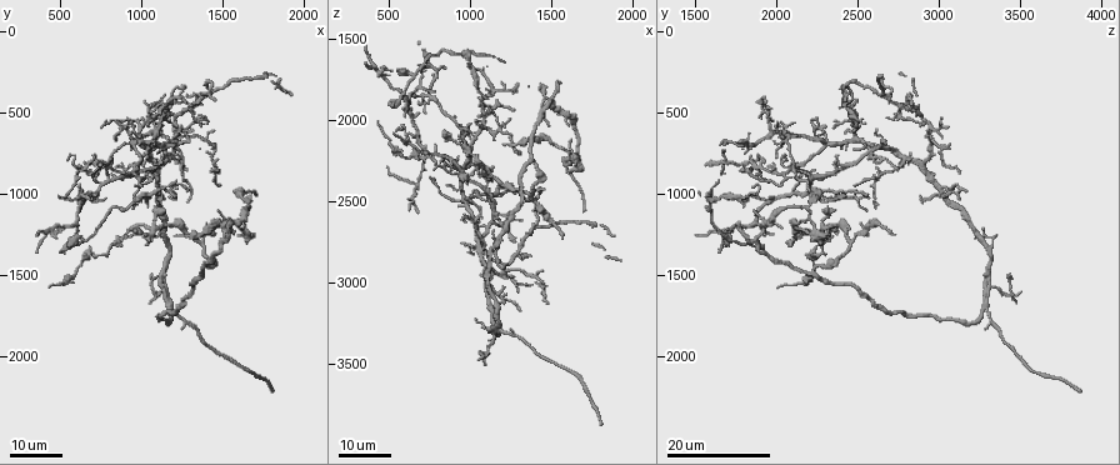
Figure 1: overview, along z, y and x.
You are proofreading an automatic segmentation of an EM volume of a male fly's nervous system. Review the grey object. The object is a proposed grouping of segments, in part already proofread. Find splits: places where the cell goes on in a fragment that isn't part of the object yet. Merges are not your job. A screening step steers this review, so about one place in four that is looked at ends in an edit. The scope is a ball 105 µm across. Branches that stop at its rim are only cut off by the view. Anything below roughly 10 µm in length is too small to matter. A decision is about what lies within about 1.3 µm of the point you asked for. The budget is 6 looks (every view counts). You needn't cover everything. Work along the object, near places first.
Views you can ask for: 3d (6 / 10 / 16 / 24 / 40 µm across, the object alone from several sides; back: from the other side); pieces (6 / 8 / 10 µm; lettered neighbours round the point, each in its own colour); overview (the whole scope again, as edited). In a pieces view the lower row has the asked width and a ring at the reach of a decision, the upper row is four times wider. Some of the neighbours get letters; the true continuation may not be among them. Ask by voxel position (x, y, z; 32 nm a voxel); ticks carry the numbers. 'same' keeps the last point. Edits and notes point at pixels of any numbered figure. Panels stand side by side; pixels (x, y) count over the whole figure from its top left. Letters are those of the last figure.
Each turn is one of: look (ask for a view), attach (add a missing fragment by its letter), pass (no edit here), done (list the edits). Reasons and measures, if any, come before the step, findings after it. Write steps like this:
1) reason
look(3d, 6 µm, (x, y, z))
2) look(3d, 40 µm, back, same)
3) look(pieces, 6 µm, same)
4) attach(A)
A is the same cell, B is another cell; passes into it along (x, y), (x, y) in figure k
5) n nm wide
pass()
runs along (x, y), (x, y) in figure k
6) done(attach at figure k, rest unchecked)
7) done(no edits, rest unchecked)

tapers out
look(3d, 24 µm, (1500, 880, 3120))

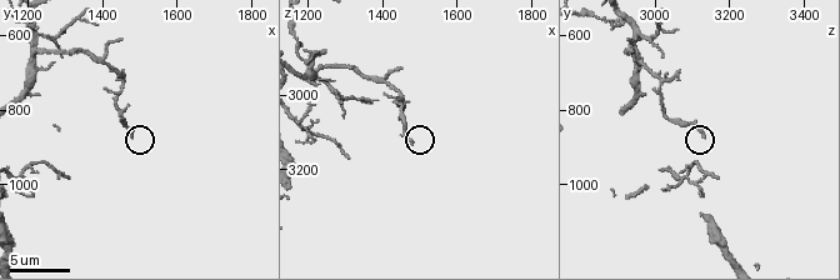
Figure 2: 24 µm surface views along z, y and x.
look(3d, 6 µm, (1480, 870, 3130))

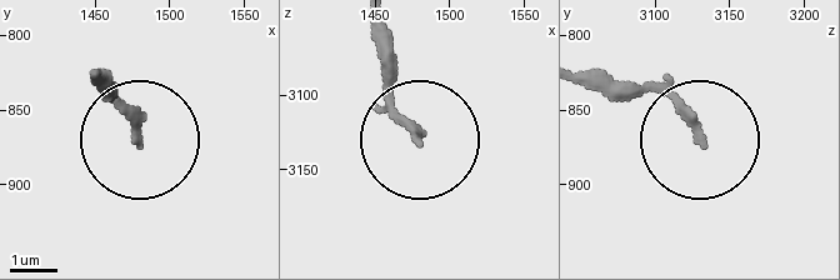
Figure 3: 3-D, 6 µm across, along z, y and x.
see the neighbours
look(pieces, 8 µm, (1478, 868, 3130))

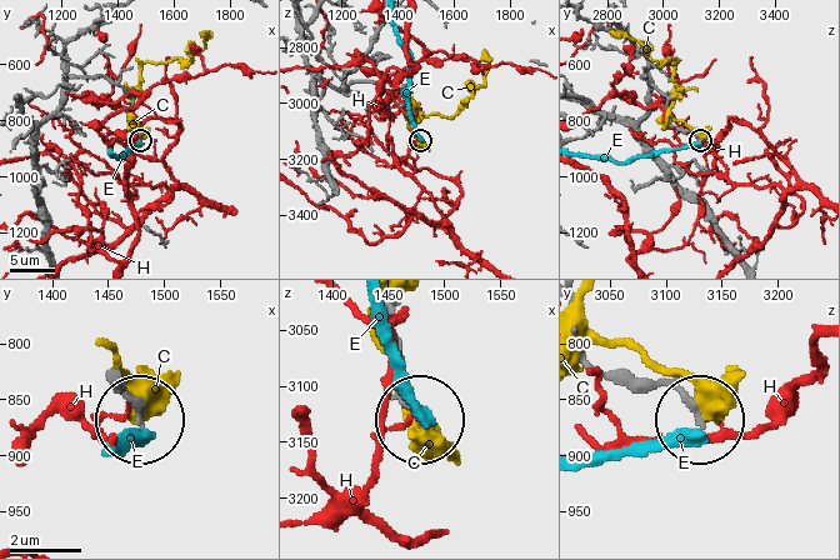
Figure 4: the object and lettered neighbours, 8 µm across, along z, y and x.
pass()
C, E and H are other cells; no lettered fragment goes on from it

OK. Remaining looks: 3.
thin end
look(3d, 16 µm, (1120, 1000, 2900))

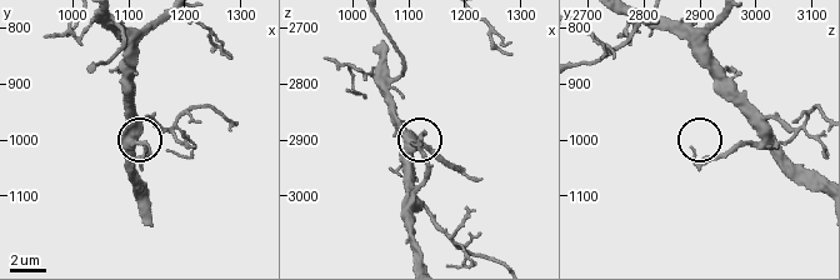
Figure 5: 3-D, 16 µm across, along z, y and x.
what lies round it
look(pieces, 6 µm, (1125, 1020, 2885))

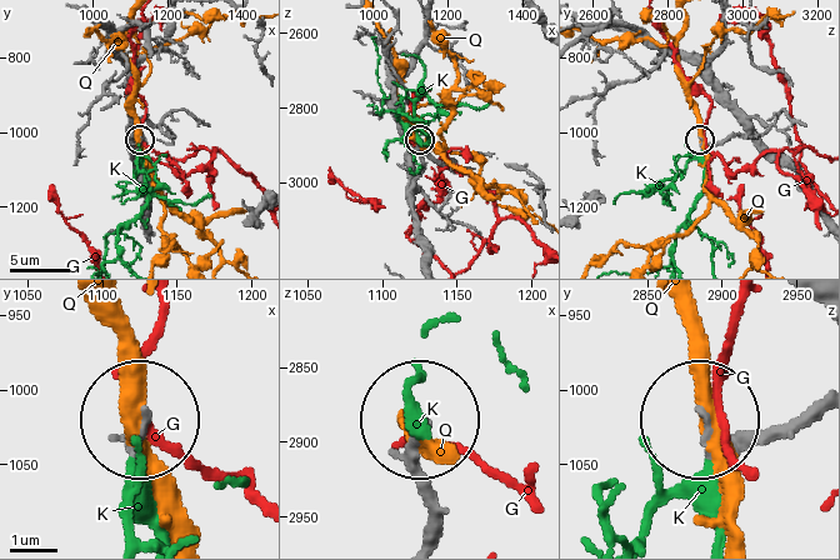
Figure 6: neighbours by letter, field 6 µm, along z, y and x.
attach(K)
K is the same cell, G and Q are other cells; passes into it along (818, 413), (714, 460), (718, 536) in figure 6; the cell continues

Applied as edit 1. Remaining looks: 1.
done(attach at figure 6, rest unchecked)

